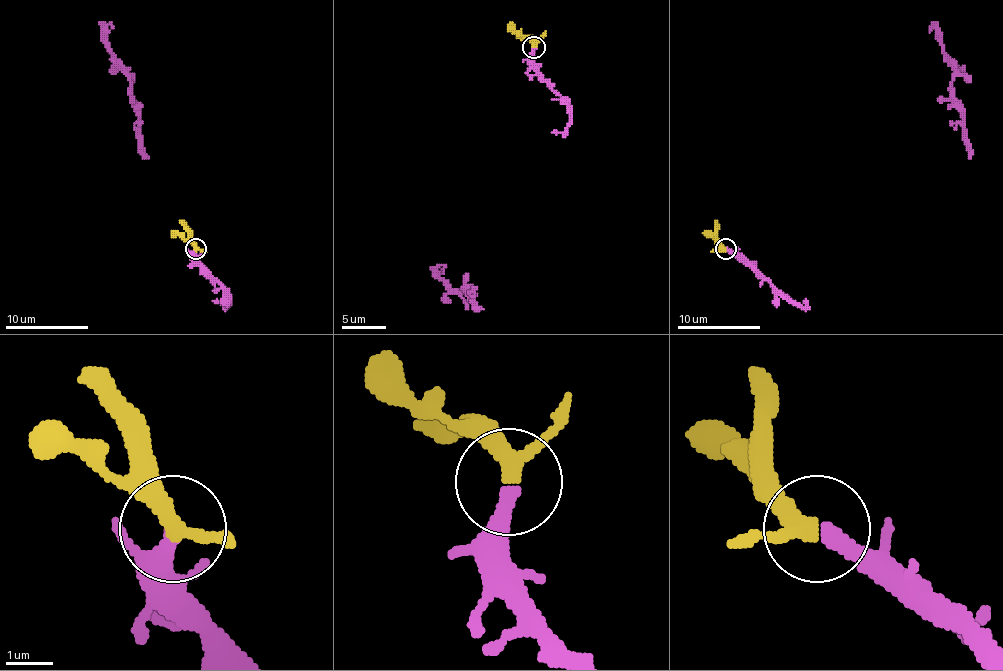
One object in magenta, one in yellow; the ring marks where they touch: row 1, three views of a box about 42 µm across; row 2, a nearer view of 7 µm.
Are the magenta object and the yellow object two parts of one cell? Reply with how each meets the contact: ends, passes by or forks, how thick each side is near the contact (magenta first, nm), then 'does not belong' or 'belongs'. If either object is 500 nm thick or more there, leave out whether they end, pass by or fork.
magenta ends there; yellow passes by; 360 nm thick on the magenta side, 320 nm on the other; belongs

